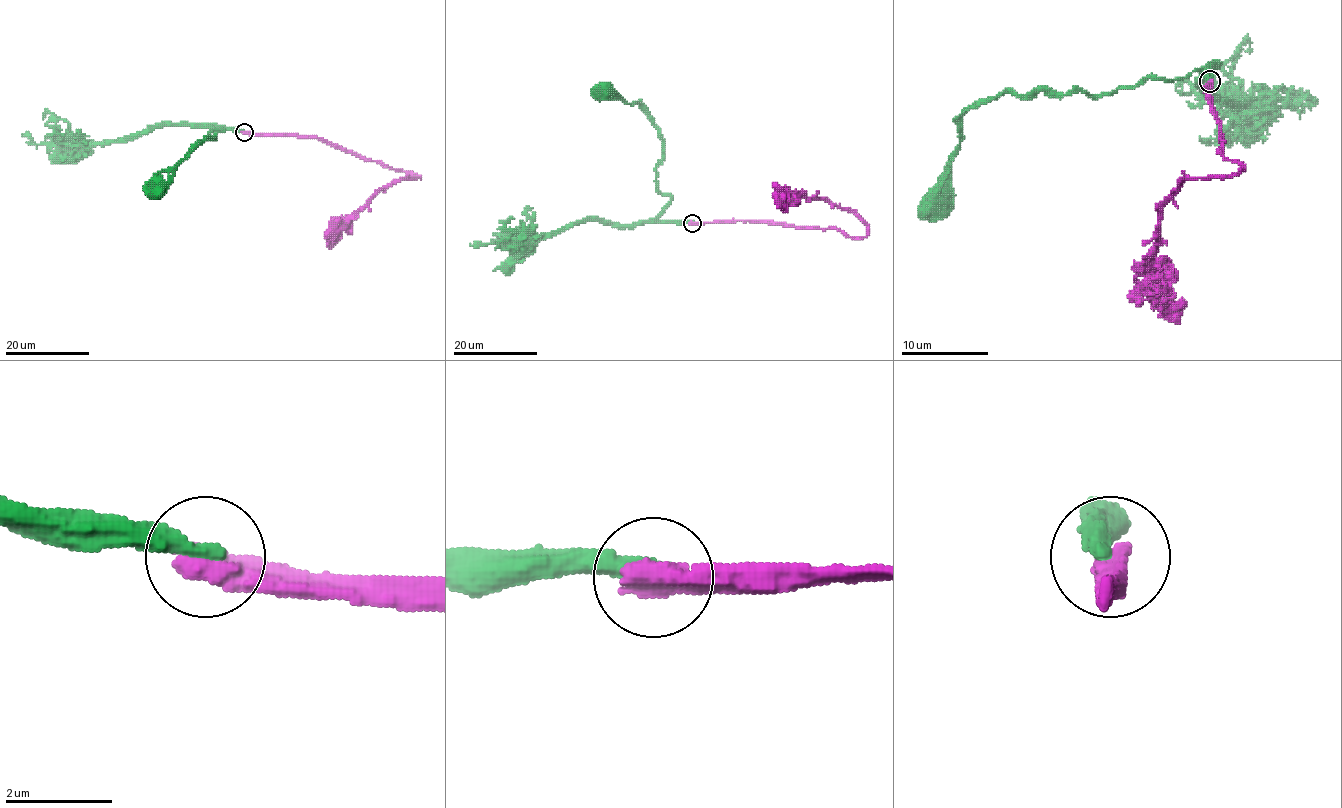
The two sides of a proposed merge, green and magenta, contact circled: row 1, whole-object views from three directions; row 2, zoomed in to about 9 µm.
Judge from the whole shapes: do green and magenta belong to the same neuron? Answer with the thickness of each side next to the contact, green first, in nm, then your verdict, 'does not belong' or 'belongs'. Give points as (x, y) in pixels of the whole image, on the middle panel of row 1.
calibres 360 and 550 nm; does not belong

